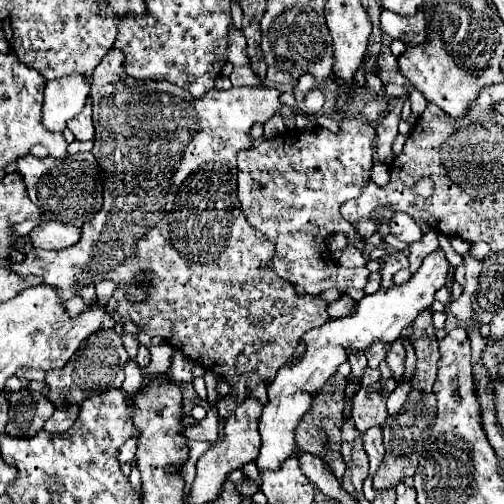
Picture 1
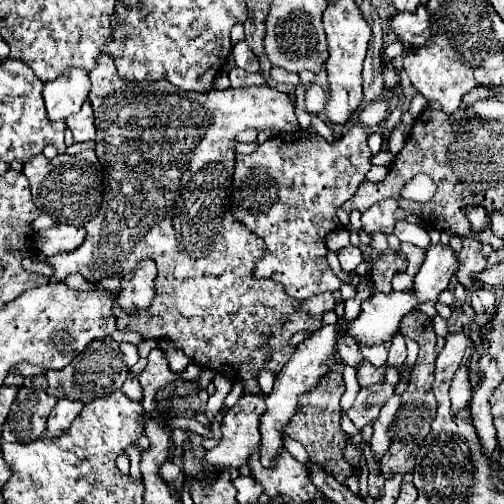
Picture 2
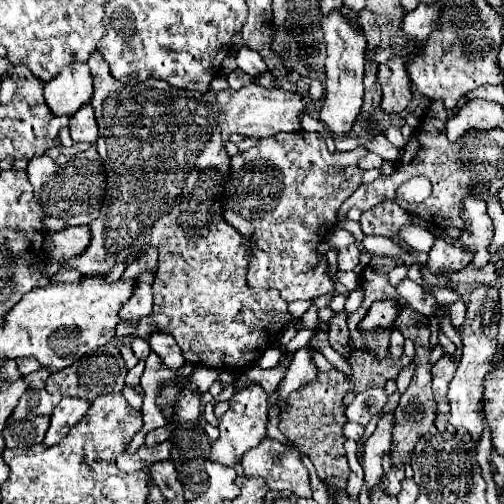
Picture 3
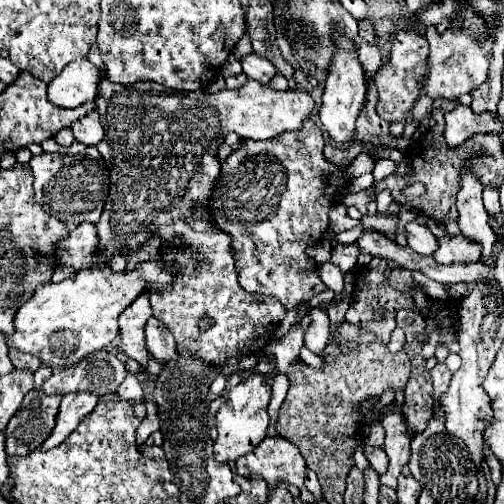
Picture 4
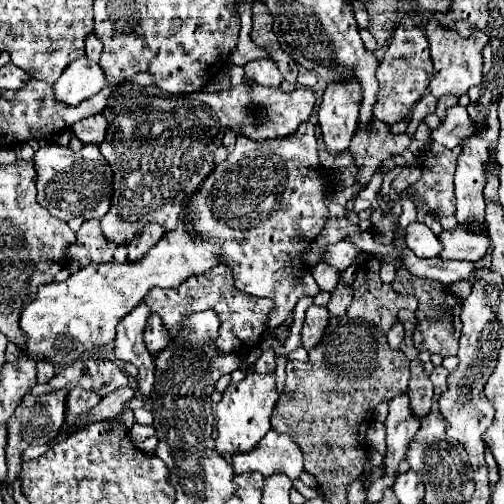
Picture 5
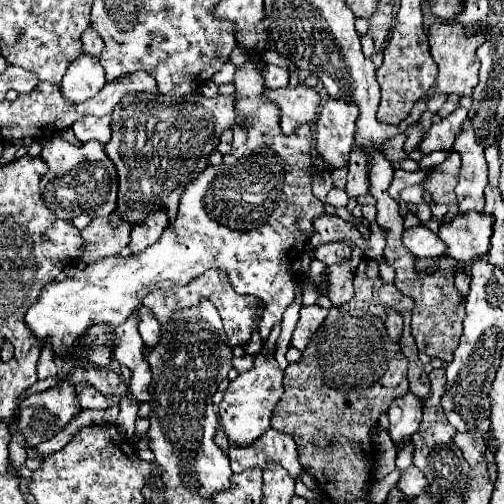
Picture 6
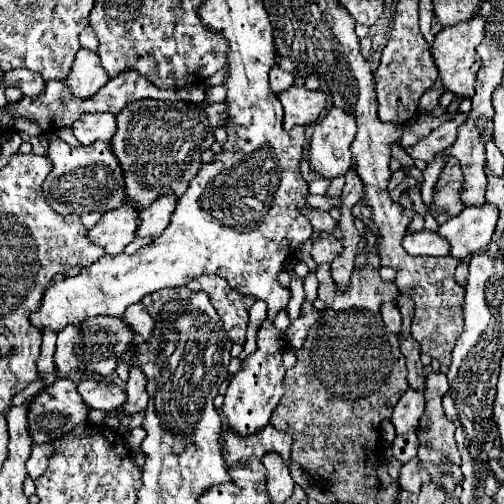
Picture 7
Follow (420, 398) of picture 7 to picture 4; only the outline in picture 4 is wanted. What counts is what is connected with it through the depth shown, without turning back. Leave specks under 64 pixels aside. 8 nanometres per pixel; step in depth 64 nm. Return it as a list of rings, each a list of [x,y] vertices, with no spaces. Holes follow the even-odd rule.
[[[404,390],[396,392],[396,410],[382,420],[382,426],[386,430],[384,450],[390,458],[390,466],[388,466],[388,472],[380,476],[380,482],[392,490],[396,490],[396,482],[402,474],[402,468],[410,460],[410,438],[404,426],[404,418],[400,416],[402,402],[404,402]]]

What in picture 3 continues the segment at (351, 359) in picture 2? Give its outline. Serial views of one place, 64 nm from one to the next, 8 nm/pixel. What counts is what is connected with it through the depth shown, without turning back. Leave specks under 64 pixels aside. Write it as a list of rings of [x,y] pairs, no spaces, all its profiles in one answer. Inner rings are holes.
[[[340,312],[340,314],[334,314],[332,322],[330,322],[330,346],[340,352],[342,356],[350,356],[352,350],[350,350],[350,330],[348,330],[348,324],[346,324],[346,312]]]

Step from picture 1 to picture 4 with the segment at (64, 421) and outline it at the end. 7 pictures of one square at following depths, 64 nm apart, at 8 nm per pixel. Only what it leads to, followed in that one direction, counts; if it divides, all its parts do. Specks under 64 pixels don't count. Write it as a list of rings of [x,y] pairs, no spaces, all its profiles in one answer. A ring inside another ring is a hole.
[[[90,392],[66,394],[62,398],[62,404],[60,404],[60,412],[58,412],[58,418],[56,418],[56,428],[50,432],[50,436],[42,444],[42,450],[50,450],[50,448],[58,446],[80,424],[80,420],[86,414],[92,412],[96,402],[98,402],[98,396],[90,394]]]

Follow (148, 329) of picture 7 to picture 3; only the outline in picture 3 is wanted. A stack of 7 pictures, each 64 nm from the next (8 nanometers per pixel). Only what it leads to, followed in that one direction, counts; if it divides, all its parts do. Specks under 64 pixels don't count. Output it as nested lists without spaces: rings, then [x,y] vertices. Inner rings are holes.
[[[156,332],[150,336],[148,342],[150,342],[152,352],[156,352],[168,368],[178,370],[180,366],[184,366],[186,360],[184,360],[178,344],[172,340],[172,336],[168,336],[166,332]]]

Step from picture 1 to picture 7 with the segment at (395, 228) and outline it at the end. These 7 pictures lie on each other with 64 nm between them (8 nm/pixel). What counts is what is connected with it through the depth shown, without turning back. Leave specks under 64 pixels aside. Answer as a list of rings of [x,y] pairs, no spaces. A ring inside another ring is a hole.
[[[430,230],[406,232],[402,246],[412,256],[446,256],[450,252],[450,244]]]

